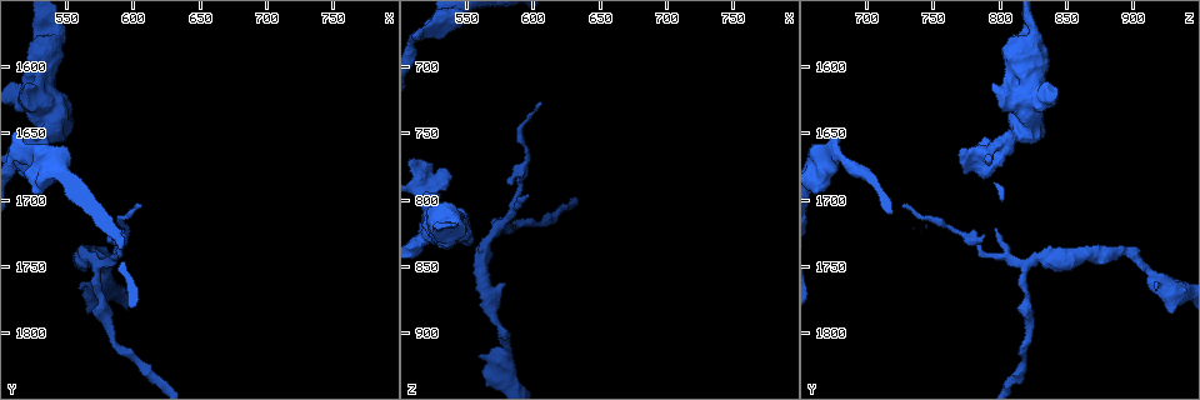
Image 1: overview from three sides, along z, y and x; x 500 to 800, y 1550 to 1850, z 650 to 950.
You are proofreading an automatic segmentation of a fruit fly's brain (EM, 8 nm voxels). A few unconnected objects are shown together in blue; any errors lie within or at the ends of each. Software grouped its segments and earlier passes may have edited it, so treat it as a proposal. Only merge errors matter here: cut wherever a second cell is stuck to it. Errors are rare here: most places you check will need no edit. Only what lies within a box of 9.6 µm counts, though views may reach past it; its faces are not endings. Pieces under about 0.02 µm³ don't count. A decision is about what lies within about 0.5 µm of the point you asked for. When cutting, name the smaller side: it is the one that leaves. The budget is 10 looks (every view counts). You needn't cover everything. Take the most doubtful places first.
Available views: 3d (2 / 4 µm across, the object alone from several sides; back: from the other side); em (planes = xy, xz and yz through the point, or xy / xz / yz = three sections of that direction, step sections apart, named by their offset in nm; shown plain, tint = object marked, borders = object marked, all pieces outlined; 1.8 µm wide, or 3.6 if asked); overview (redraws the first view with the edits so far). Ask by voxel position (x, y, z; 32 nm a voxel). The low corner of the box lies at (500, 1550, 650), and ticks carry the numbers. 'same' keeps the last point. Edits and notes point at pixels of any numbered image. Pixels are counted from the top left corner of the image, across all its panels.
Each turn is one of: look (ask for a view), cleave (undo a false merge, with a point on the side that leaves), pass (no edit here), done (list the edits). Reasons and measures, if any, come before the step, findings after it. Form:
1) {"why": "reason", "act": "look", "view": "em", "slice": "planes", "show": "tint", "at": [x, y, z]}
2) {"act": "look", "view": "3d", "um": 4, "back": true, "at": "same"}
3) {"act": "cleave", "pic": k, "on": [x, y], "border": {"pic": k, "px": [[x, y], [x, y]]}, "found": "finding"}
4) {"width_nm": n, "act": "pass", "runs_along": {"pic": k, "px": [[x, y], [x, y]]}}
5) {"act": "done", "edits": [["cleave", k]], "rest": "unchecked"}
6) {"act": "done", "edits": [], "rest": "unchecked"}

{"why": "sharp bend", "act": "look", "view": "em", "um": 3.6, "slice": "planes", "show": "tint", "at": [518, 1664, 786]}

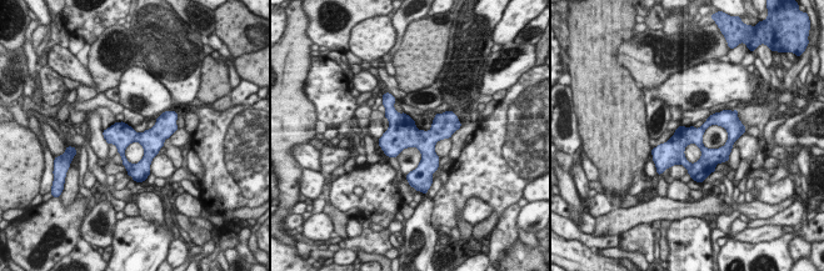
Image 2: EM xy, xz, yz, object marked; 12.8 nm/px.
{"width_nm": 240, "act": "pass", "found": "one cell here"}

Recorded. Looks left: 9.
{"why": "sudden change in width", "act": "look", "view": "em", "um": 3.6, "slice": "yz", "step": 4, "show": "tint", "at": [530, 1672, 672]}

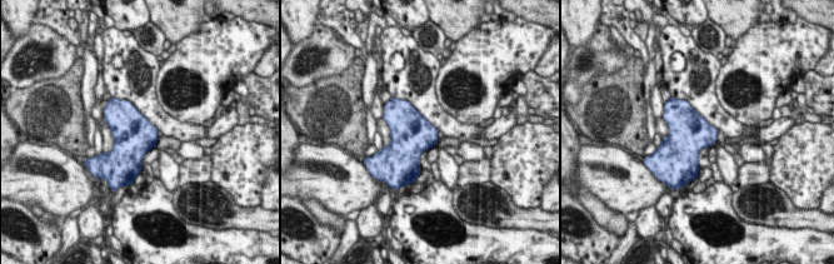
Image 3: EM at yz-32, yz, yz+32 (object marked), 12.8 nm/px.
{"act": "look", "view": "em", "um": 3.6, "slice": "planes", "show": "tint", "at": "same"}

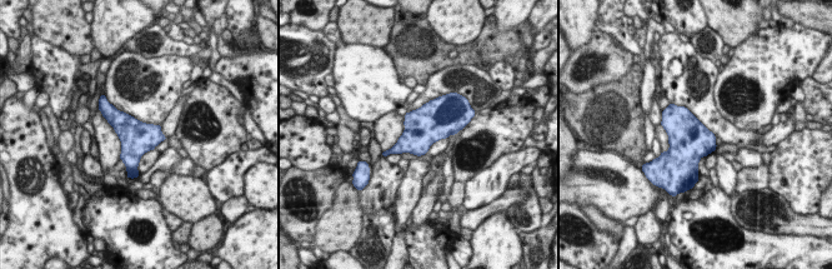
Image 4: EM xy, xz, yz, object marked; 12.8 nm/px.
{"act": "pass", "found": "one cell here"}

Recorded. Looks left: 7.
{"why": "thin neck", "act": "look", "view": "em", "um": 3.6, "slice": "planes", "show": "tint", "at": [572, 1736, 892]}

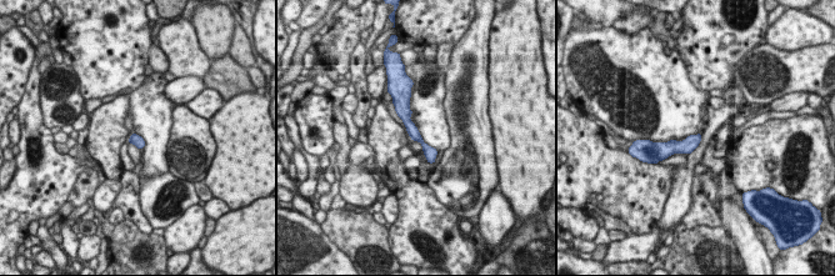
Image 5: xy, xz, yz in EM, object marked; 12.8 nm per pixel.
{"act": "pass", "runs_along": {"pic": 5, "px": [[405, 103], [405, 119], [431, 159]]}, "found": "all the same cell"}

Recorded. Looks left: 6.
{"why": "thick turns thin", "act": "look", "view": "em", "um": 3.6, "slice": "planes", "show": "borders", "at": [532, 1582, 826]}

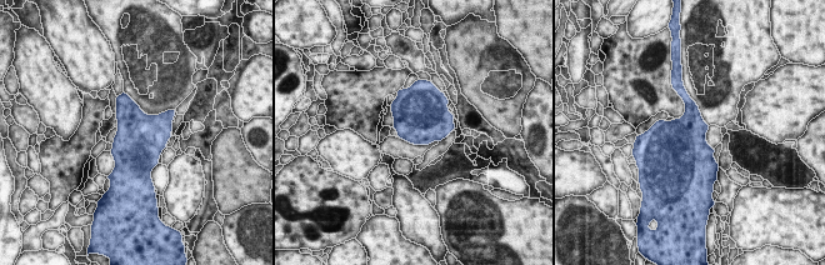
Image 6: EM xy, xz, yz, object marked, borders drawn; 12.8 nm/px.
{"act": "pass", "found": "continuous, no second cell"}

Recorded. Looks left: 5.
{"act": "done", "edits": [], "rest": "unchecked"}

